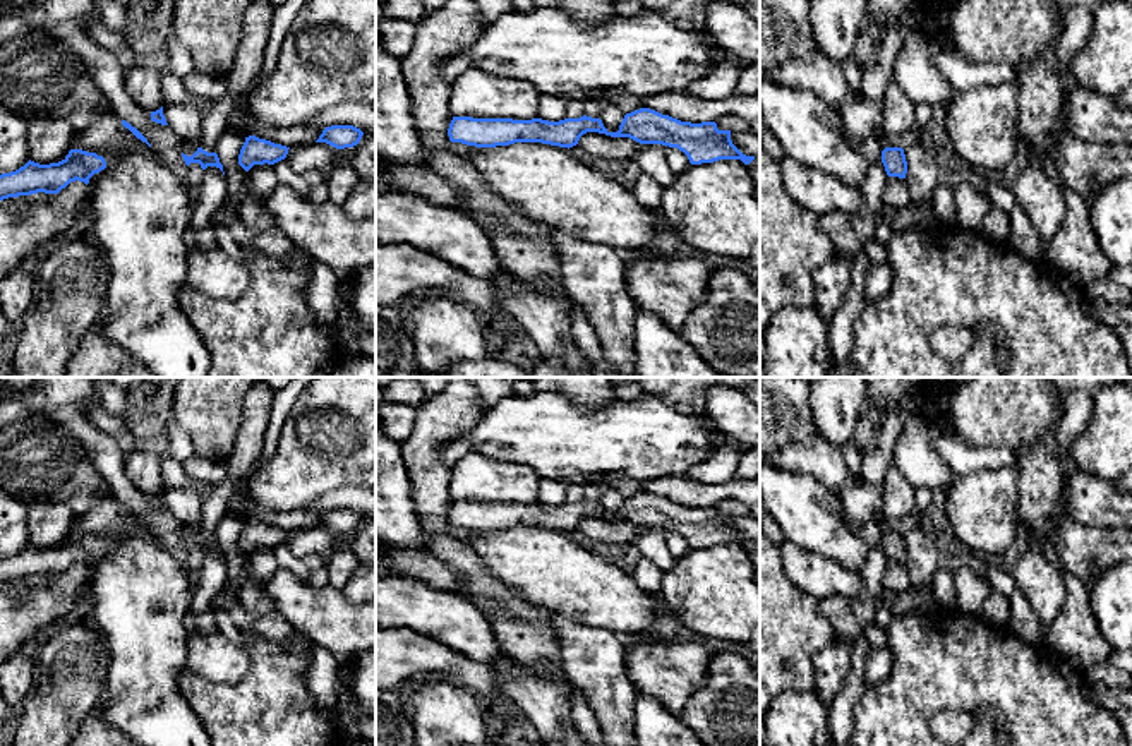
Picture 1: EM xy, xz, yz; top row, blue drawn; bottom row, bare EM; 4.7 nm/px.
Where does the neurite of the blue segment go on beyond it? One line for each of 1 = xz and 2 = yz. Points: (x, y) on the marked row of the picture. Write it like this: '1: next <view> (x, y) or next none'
1: next none
2: next none

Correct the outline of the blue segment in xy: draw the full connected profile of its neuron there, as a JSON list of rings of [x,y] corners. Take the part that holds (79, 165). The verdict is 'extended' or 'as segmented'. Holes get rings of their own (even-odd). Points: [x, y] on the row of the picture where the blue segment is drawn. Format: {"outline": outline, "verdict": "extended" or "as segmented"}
{"outline": [[[70,149],[69,154],[50,165],[27,161],[15,171],[0,175],[0,201],[38,192],[58,194],[70,182],[89,183],[94,173],[106,168],[103,156],[82,149]]], "verdict": "as segmented"}

